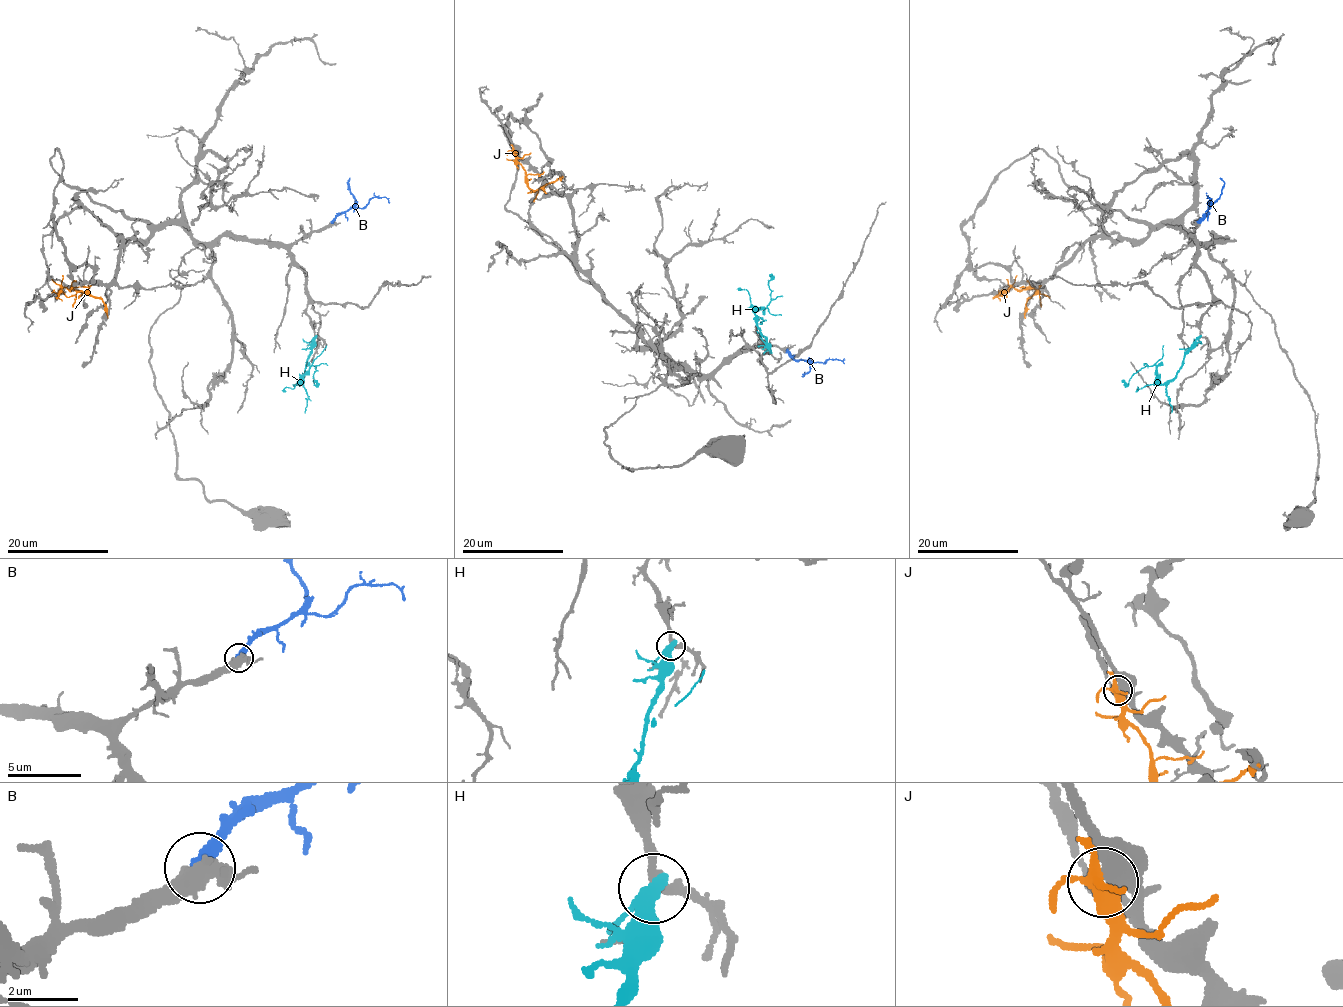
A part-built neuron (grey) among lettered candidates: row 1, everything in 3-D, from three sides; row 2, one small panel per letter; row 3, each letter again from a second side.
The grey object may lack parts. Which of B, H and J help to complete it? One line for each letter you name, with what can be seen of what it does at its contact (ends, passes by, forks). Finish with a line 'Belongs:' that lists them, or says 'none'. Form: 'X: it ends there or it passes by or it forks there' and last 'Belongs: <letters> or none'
B: it ends there
Belongs: B

